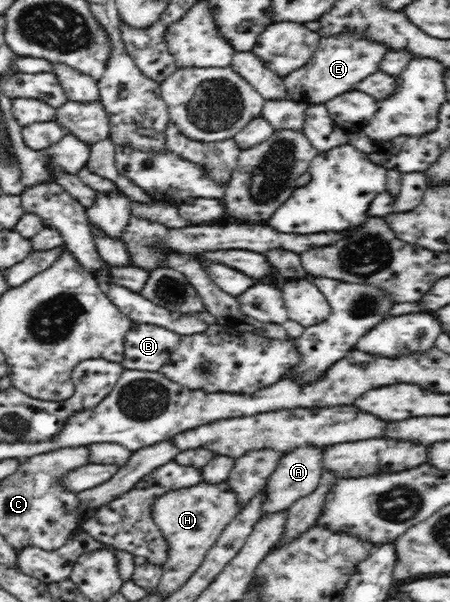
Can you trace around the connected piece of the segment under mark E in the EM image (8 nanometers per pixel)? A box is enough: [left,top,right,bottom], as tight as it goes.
[284,31,388,104]

